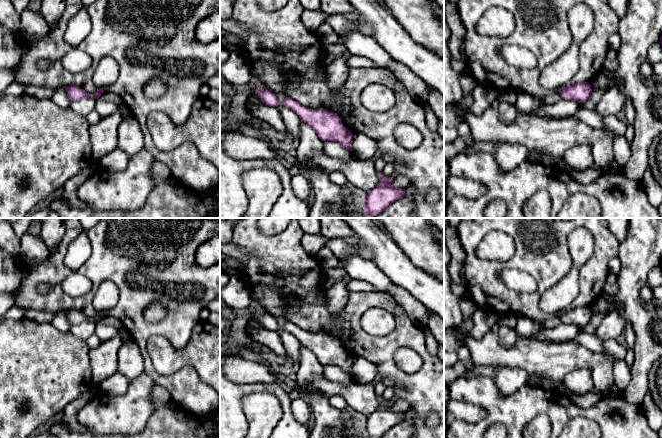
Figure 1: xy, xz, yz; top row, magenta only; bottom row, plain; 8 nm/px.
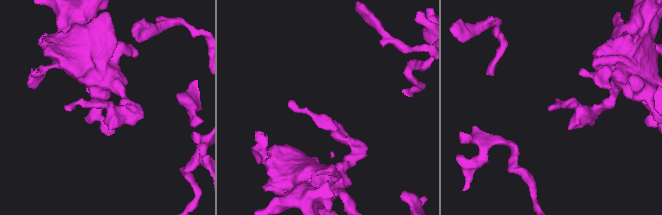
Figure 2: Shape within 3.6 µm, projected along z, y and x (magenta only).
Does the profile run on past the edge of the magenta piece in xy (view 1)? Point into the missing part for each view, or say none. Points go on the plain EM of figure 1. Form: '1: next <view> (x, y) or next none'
1: next none

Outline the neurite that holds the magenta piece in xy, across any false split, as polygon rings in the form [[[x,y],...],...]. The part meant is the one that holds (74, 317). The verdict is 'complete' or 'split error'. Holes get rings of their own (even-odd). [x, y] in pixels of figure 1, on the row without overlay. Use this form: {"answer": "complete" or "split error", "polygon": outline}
{"answer": "complete", "polygon": [[[69,309],[69,310],[63,310],[63,311],[65,312],[67,319],[71,325],[76,325],[83,322],[89,322],[89,321],[93,323],[97,323],[104,316],[103,314],[97,313],[95,317],[89,318],[75,309]]]}

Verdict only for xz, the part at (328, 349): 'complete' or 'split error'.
complete

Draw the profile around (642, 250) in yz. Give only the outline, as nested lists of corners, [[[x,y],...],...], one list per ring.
[[[629,218],[628,235],[619,246],[618,258],[621,270],[617,275],[618,291],[612,295],[617,303],[613,305],[603,296],[590,305],[593,314],[616,312],[632,324],[636,336],[634,362],[630,369],[631,381],[624,390],[625,399],[643,407],[643,400],[648,390],[648,376],[653,363],[662,357],[662,318],[657,318],[652,307],[640,298],[640,290],[647,283],[651,269],[660,265],[662,259],[662,218]]]

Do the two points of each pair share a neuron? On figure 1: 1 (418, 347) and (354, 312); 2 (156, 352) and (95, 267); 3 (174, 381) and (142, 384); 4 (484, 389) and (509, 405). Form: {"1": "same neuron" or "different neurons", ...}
{"1": "same neuron", "2": "different neurons", "3": "different neurons", "4": "same neuron"}

